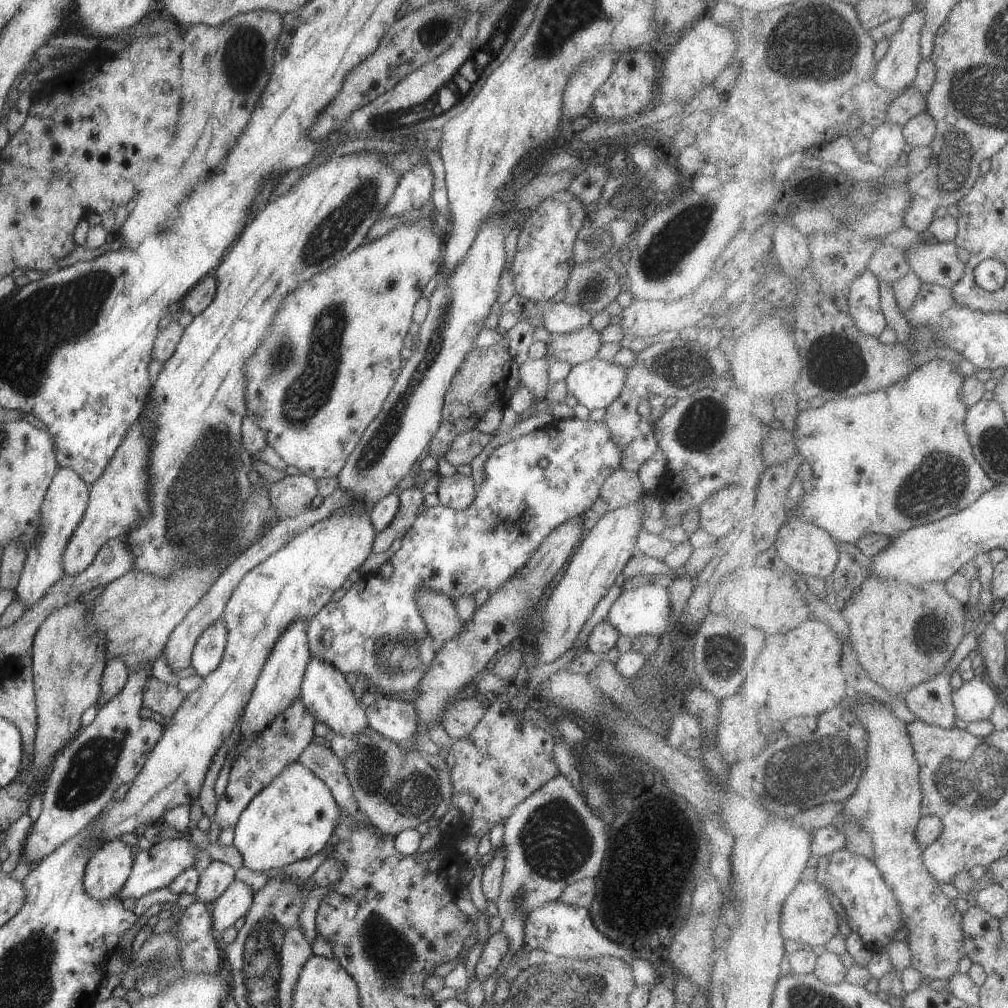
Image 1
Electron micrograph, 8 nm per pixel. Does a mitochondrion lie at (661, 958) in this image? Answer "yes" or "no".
no

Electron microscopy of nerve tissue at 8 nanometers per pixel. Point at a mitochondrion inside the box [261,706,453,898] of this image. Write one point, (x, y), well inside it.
(410, 792)

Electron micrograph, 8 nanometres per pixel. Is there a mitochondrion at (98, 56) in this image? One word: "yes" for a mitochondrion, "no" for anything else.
no

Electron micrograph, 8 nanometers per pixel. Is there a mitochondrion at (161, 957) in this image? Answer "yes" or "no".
yes

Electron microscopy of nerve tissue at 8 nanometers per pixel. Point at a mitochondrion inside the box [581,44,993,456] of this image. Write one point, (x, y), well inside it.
(678, 238)

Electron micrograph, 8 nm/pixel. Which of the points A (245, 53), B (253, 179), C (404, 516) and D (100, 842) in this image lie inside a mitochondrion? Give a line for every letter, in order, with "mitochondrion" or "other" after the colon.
A: mitochondrion
B: other
C: other
D: other

